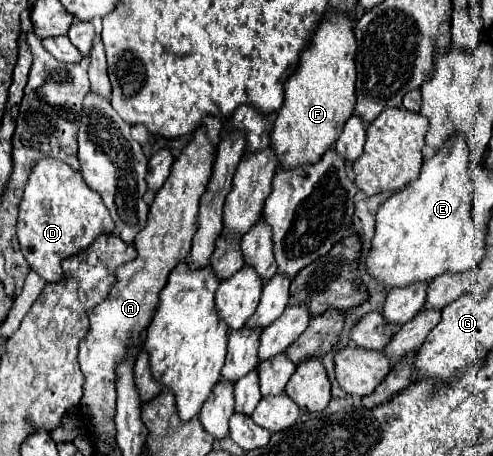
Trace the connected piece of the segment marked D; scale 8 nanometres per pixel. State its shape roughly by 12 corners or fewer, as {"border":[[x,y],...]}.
{"border":[[41,159],[25,185],[17,237],[35,273],[115,223],[79,171]]}

